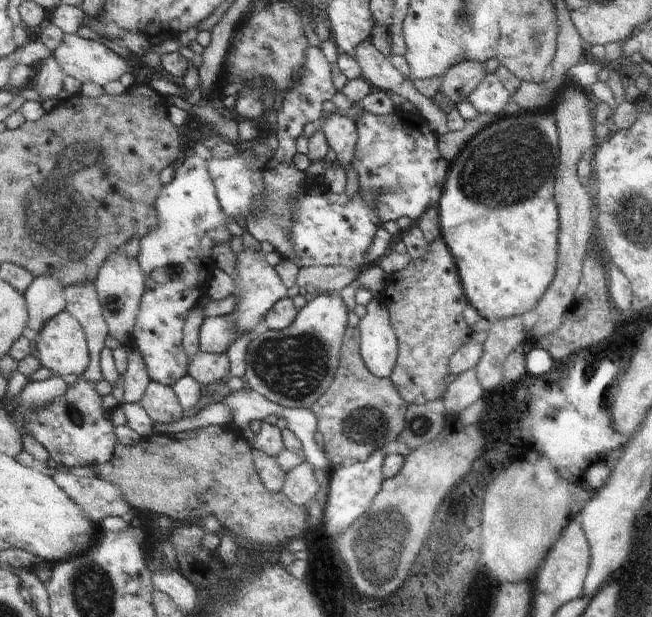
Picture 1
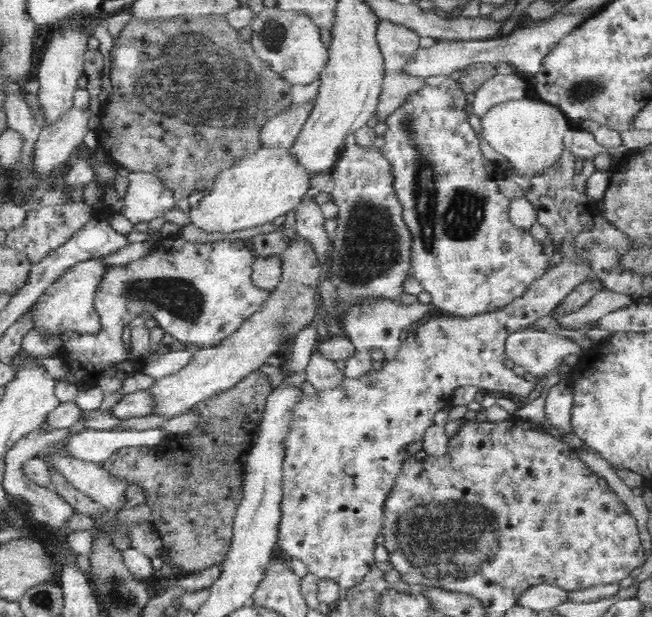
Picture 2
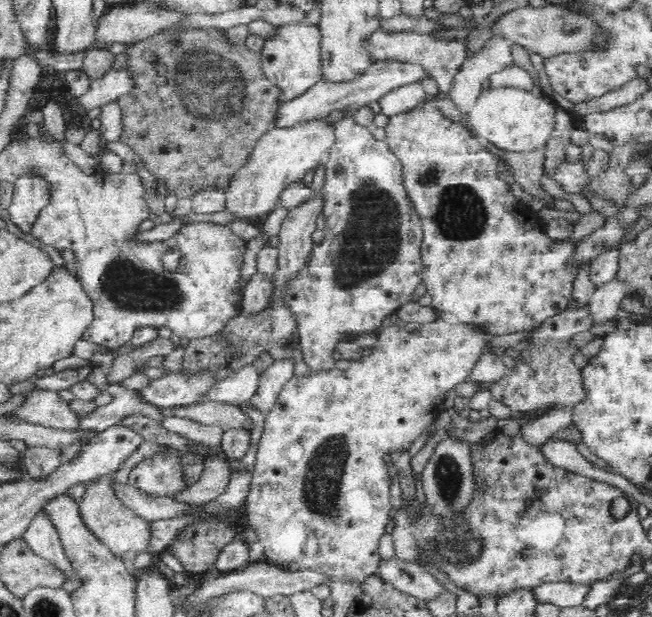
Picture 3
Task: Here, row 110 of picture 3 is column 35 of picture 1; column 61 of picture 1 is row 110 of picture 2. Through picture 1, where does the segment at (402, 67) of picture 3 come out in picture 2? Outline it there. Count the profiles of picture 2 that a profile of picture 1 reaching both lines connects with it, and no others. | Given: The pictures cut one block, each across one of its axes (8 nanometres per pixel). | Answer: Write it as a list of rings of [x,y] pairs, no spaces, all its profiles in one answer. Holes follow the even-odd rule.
[[[316,99],[302,105],[290,105],[284,111],[272,117],[264,126],[260,135],[263,146],[293,146],[316,106]]]

